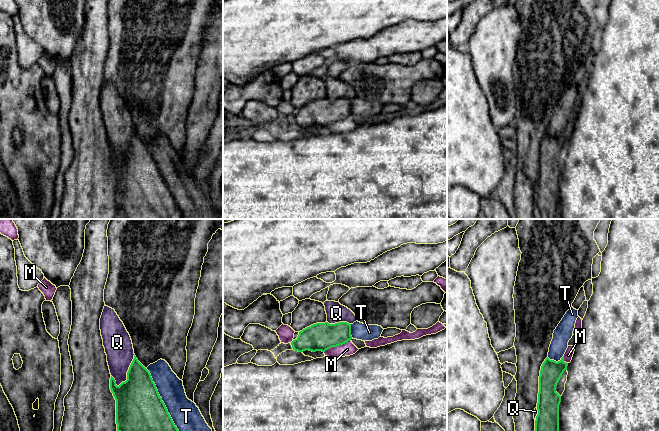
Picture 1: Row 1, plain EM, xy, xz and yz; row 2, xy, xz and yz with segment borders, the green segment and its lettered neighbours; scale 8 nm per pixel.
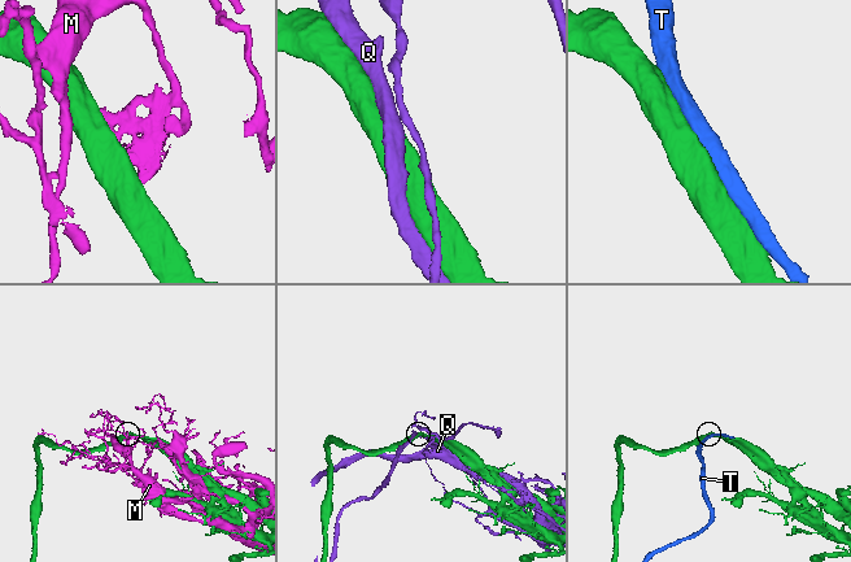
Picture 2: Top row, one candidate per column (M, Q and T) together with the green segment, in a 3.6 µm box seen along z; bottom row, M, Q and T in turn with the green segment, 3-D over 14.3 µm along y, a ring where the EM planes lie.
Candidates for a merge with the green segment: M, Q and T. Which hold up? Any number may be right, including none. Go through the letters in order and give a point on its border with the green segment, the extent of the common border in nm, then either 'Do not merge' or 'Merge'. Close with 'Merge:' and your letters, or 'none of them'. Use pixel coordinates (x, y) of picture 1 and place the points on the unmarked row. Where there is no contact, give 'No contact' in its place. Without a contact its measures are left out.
M: Touches green at xz (337, 121). Shared border 240 nm. Do not merge
Q: Touches green at xy (128, 147). Shared border 300 nm. Do not merge
T: Touches green at xy (164, 181). Shared border 700 nm. Merge
Merge: T

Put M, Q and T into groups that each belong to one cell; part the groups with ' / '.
M / Q / T

